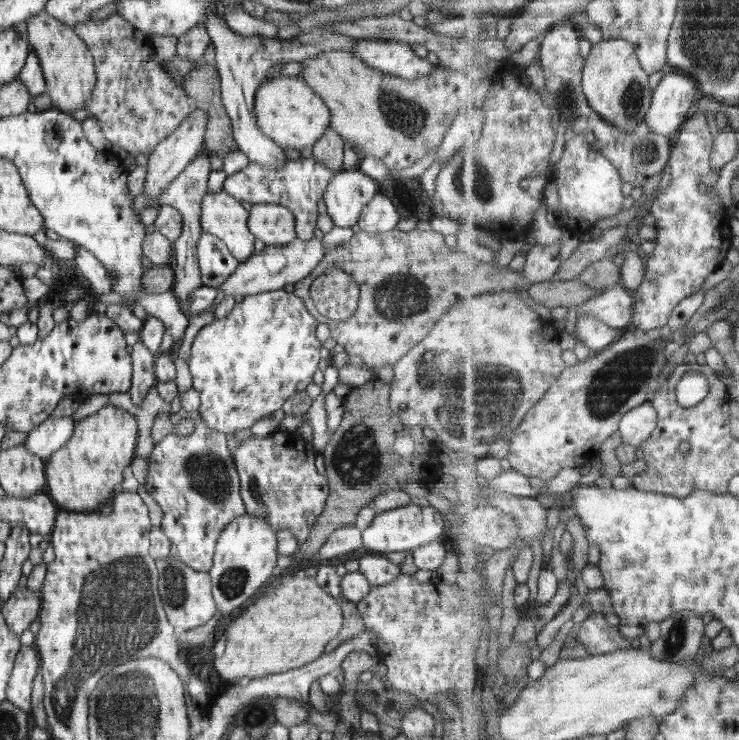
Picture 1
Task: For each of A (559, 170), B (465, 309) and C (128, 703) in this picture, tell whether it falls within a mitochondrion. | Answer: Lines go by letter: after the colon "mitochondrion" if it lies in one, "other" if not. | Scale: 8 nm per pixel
A: other
B: other
C: mitochondrion

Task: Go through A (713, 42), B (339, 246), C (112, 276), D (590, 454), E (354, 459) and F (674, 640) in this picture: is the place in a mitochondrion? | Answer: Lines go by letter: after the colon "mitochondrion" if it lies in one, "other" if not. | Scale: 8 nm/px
A: mitochondrion
B: other
C: other
D: other
E: mitochondrion
F: mitochondrion

